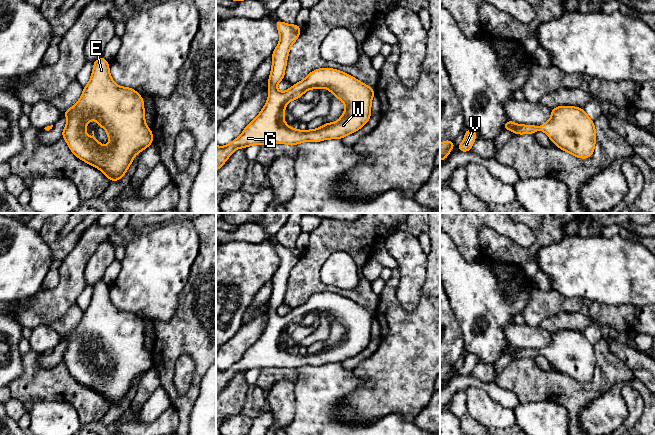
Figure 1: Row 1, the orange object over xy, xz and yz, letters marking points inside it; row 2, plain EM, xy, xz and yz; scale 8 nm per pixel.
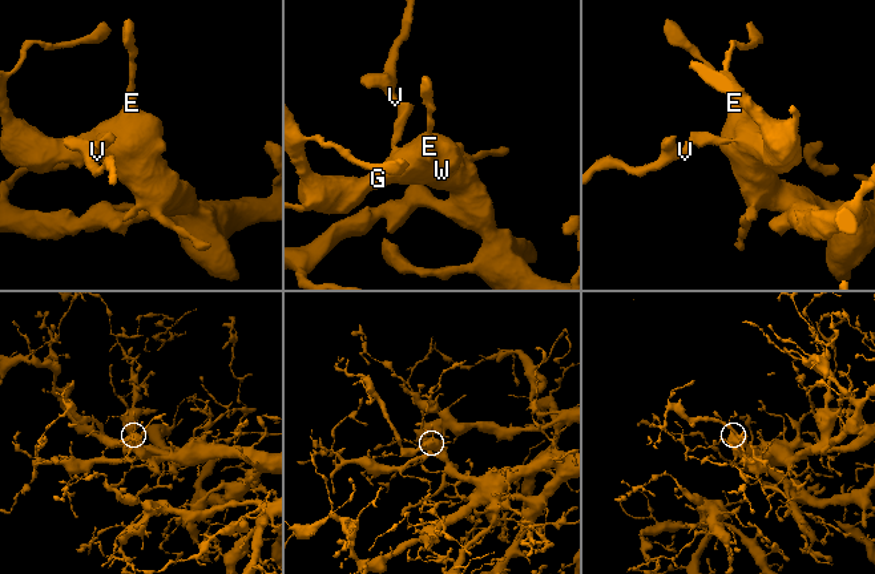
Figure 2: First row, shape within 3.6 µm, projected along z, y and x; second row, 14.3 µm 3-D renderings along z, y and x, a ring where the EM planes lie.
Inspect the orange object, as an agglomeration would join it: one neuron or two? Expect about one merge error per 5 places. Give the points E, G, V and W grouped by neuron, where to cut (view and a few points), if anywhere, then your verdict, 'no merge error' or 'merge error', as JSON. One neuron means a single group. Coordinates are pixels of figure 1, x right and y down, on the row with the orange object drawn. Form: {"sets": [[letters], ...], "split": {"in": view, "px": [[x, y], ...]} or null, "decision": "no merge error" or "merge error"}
{"sets": [["E", "G", "V", "W"]], "split": null, "decision": "no merge error"}

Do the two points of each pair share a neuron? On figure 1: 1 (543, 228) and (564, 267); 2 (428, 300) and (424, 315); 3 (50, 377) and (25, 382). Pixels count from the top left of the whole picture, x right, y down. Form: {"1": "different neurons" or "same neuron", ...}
{"1": "different neurons", "2": "same neuron", "3": "same neuron"}

